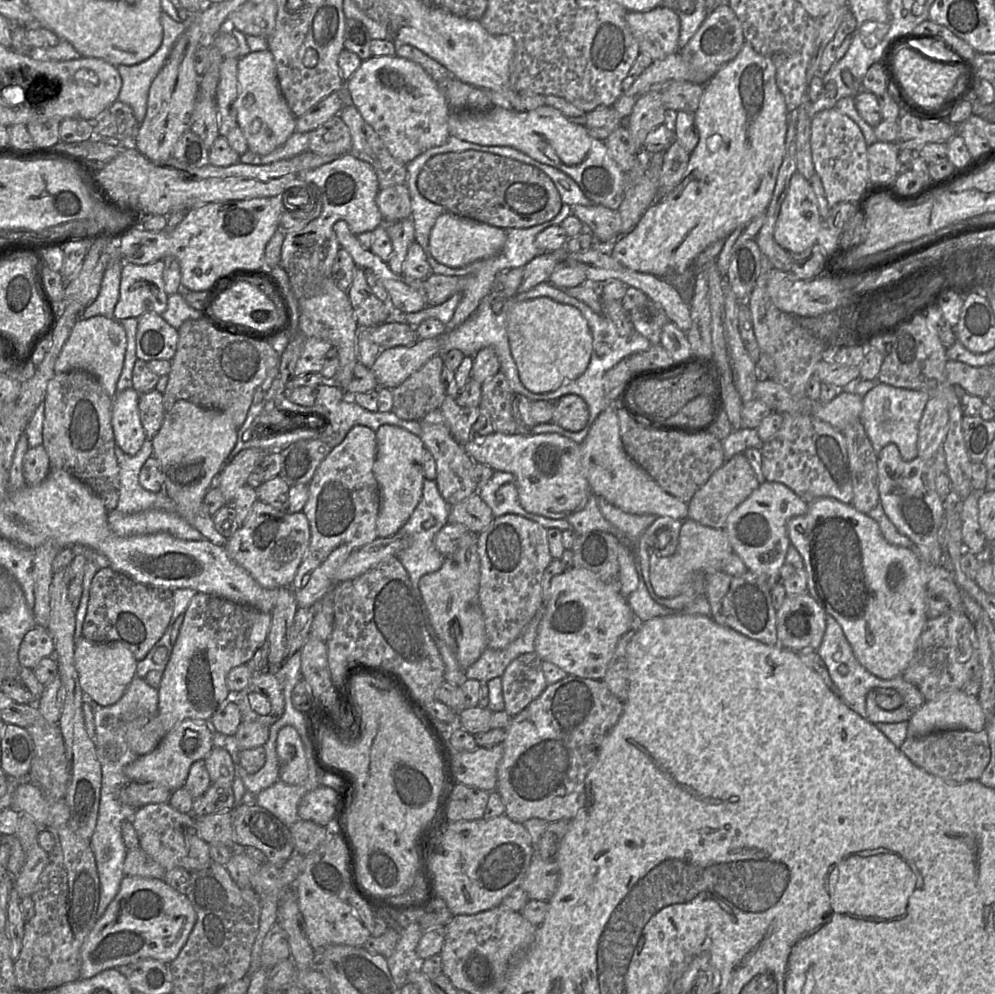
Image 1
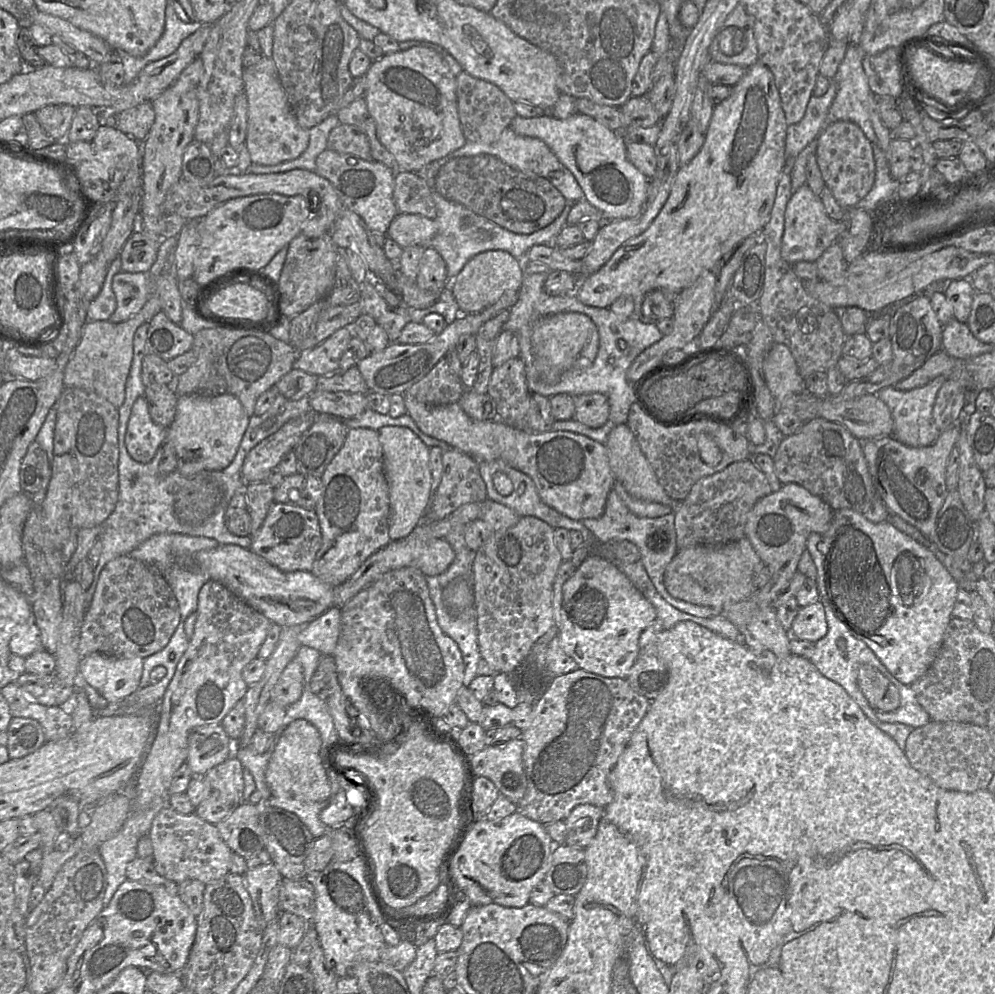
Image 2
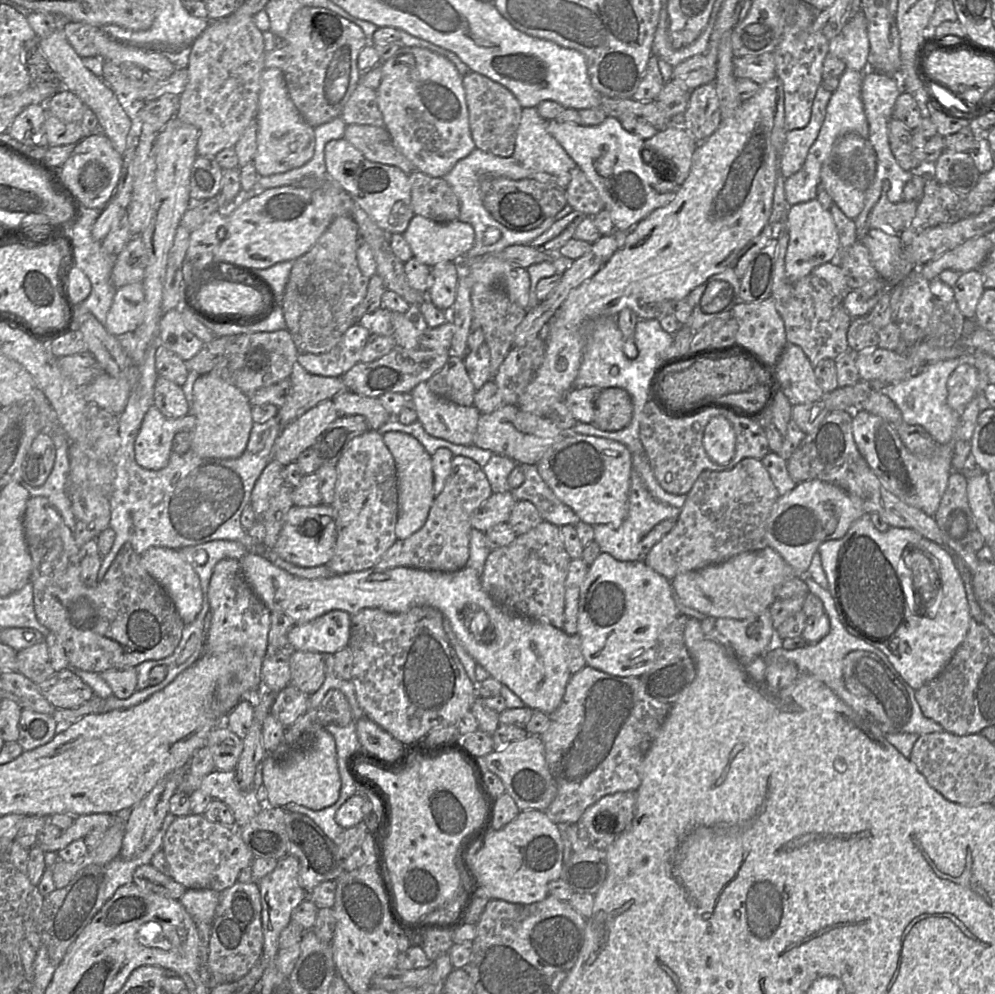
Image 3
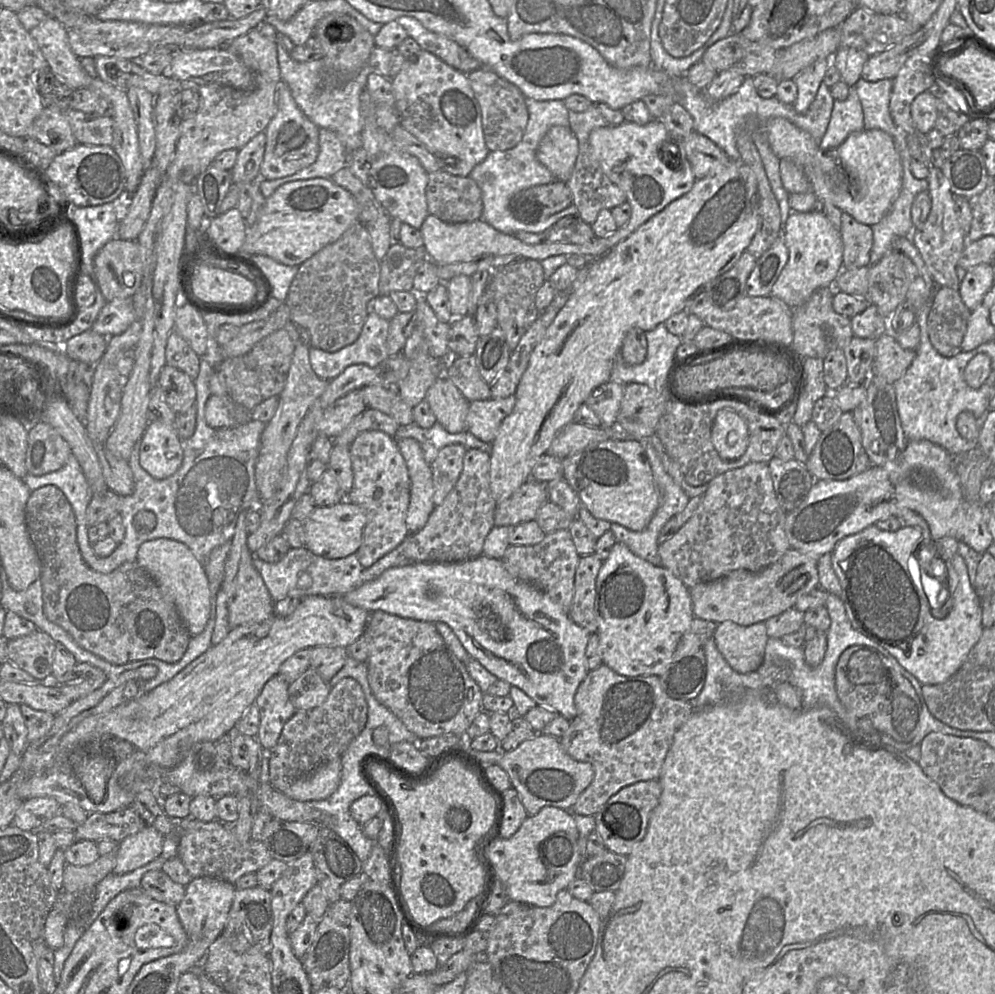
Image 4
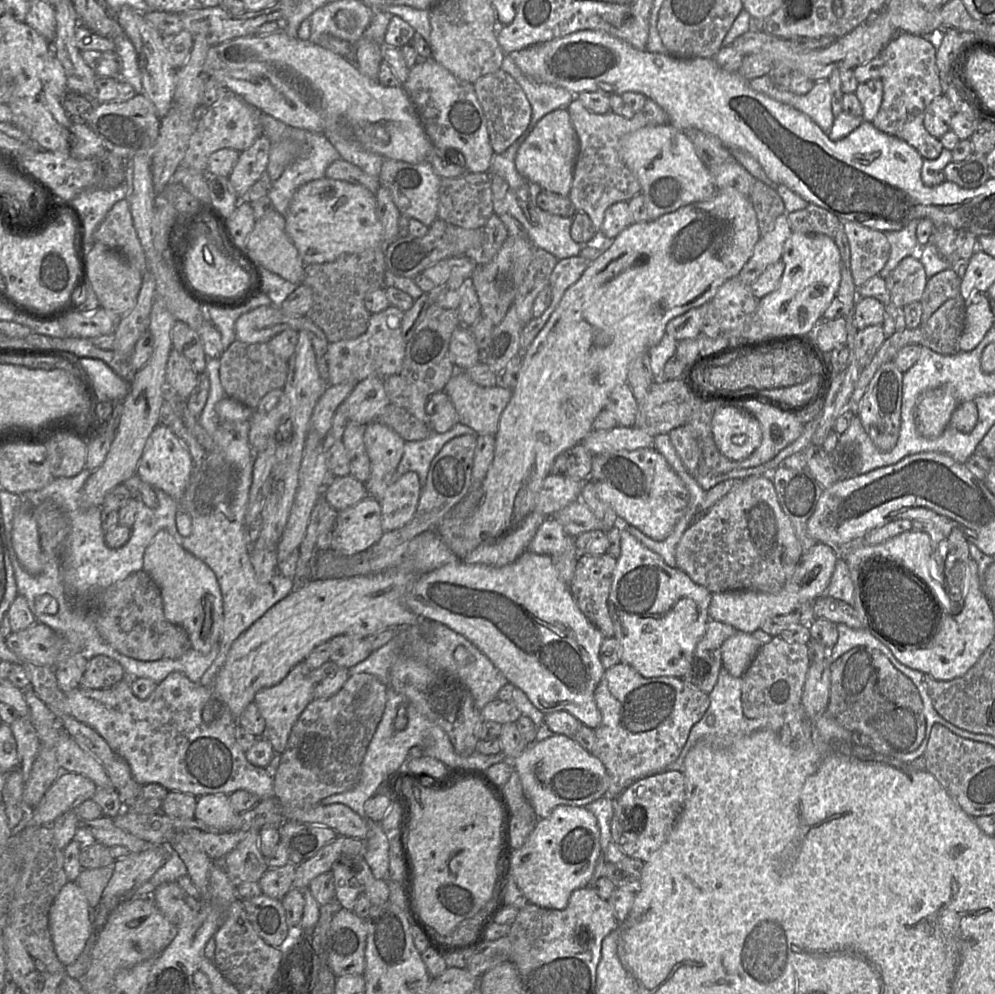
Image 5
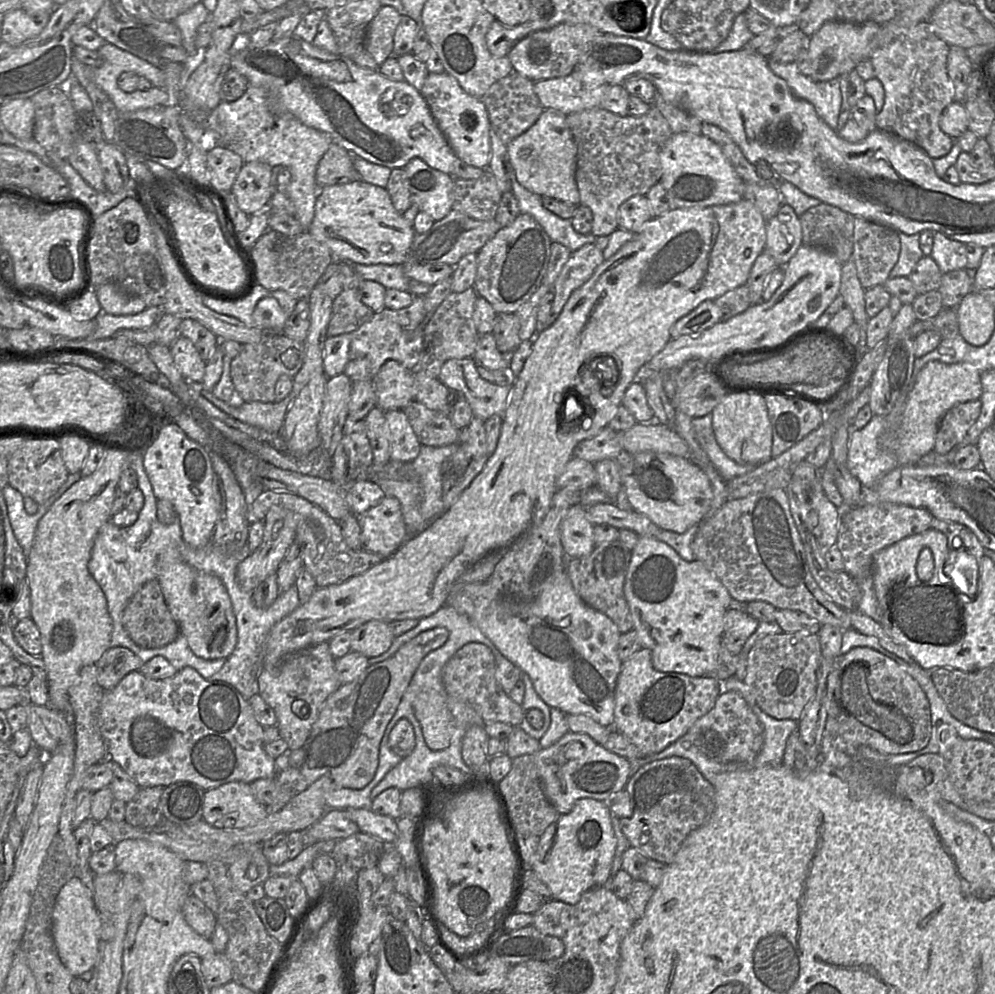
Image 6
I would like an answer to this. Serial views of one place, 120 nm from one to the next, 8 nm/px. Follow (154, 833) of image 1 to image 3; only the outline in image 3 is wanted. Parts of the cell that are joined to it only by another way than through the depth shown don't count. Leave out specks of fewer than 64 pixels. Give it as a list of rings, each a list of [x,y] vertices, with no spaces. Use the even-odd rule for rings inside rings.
[[[203,815],[175,817],[162,844],[169,865],[169,877],[186,889],[212,889],[218,892],[237,882],[239,872],[255,859],[234,826],[207,820]]]

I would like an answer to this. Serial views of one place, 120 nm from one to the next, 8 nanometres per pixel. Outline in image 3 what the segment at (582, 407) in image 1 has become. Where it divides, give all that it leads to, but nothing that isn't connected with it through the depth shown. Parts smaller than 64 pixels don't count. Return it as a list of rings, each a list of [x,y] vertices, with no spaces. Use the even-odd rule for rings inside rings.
[[[610,387],[601,390],[594,405],[593,423],[605,431],[617,431],[632,420],[633,404],[628,392]]]

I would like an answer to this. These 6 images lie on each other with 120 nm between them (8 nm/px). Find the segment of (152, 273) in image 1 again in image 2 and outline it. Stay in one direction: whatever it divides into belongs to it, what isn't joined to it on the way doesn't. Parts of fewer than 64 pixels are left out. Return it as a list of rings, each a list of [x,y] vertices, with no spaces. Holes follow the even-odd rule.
[[[120,271],[113,278],[112,288],[117,302],[116,310],[109,319],[112,323],[123,322],[138,313],[150,296],[159,297],[162,312],[164,312],[170,320],[176,324],[180,324],[182,320],[182,307],[184,302],[179,291],[179,281],[175,275],[167,271],[162,271],[159,276],[151,276],[149,272],[130,273]]]

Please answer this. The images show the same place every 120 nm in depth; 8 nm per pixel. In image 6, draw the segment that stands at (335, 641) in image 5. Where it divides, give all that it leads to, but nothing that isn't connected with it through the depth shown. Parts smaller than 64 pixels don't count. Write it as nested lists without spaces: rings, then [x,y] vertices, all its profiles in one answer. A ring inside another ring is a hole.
[[[380,620],[369,621],[346,632],[351,633],[351,651],[361,653],[368,658],[386,652],[396,637],[391,624]]]

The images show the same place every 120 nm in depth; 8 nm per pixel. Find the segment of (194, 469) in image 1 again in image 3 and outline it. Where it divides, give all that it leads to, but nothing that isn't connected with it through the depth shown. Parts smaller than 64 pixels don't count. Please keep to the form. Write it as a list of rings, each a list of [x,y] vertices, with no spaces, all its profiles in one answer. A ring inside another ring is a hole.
[[[201,375],[193,385],[193,404],[189,413],[195,417],[190,449],[202,458],[234,459],[245,450],[253,425],[249,398],[237,387],[216,375]]]

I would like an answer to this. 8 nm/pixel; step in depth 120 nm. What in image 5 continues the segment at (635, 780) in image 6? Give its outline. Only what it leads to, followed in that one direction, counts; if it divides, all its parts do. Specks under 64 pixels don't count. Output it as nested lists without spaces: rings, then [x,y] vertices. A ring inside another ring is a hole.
[[[669,770],[635,781],[612,800],[612,841],[625,855],[647,861],[667,839],[683,809],[684,800],[685,778],[681,771]]]

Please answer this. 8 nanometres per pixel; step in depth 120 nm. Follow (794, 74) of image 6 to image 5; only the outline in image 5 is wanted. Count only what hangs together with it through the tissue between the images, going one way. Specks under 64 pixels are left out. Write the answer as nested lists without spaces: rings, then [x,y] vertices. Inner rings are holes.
[[[763,75],[750,81],[750,86],[772,99],[792,106],[809,116],[825,133],[829,133],[833,123],[831,89],[827,80],[817,81],[814,87],[804,95],[797,95],[789,89],[777,87],[769,75]]]

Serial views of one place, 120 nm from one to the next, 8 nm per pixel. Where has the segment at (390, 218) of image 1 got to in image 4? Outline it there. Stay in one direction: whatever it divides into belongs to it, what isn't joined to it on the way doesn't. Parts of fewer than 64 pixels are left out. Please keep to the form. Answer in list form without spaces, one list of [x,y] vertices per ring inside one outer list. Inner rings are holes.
[[[443,171],[428,173],[426,202],[429,215],[447,223],[480,220],[483,211],[482,193],[476,182]]]

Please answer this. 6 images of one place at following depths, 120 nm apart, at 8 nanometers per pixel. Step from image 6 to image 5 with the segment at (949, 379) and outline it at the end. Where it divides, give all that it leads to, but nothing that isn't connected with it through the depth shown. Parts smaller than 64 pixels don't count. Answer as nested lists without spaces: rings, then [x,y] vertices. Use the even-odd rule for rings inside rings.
[[[951,385],[925,391],[916,406],[915,421],[919,434],[928,439],[939,437],[959,405]]]

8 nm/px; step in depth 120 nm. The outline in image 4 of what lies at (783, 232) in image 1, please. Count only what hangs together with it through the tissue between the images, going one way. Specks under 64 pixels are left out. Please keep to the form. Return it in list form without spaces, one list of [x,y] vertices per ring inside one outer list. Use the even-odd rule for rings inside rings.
[[[819,208],[808,212],[791,212],[786,222],[784,239],[789,259],[773,285],[770,296],[779,298],[792,308],[803,304],[818,288],[834,287],[836,278],[844,269],[844,244],[840,230],[832,225]]]

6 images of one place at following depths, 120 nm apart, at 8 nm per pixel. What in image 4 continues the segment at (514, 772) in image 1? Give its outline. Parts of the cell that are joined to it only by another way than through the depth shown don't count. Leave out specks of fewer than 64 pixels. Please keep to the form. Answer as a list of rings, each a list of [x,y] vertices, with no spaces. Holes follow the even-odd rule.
[[[604,664],[588,671],[577,688],[574,704],[576,716],[570,720],[568,731],[559,741],[569,756],[577,761],[588,762],[593,767],[593,780],[569,810],[585,816],[596,814],[623,787],[657,779],[675,733],[695,710],[691,701],[669,697],[658,675],[624,676]]]

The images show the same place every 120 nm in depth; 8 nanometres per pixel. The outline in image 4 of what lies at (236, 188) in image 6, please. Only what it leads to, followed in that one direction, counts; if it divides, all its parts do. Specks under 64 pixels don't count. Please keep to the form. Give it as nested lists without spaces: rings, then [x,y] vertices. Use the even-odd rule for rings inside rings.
[[[260,132],[238,150],[236,163],[231,171],[232,184],[250,183],[260,175],[266,145],[266,134]]]

